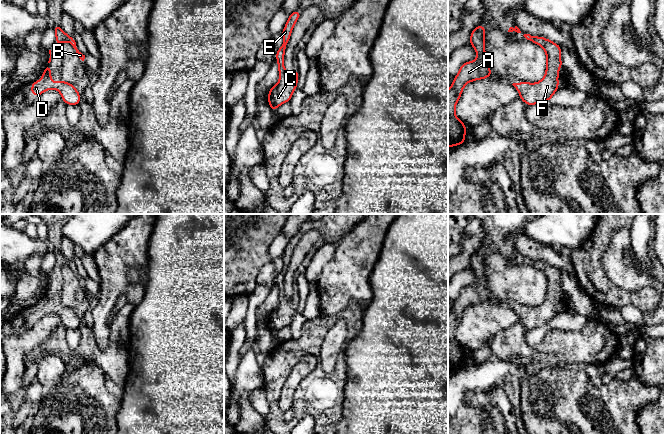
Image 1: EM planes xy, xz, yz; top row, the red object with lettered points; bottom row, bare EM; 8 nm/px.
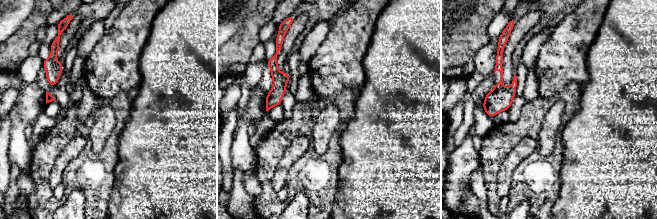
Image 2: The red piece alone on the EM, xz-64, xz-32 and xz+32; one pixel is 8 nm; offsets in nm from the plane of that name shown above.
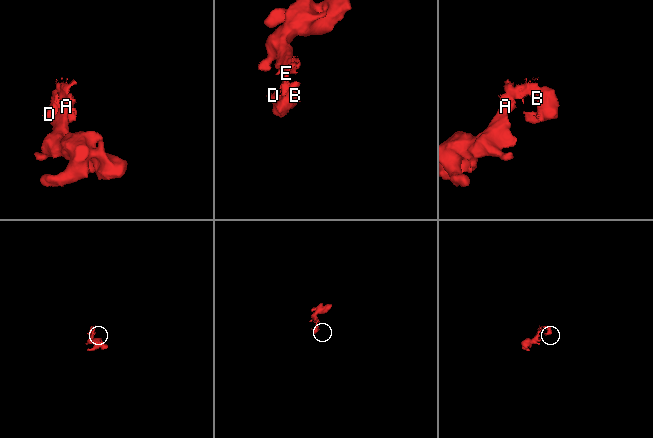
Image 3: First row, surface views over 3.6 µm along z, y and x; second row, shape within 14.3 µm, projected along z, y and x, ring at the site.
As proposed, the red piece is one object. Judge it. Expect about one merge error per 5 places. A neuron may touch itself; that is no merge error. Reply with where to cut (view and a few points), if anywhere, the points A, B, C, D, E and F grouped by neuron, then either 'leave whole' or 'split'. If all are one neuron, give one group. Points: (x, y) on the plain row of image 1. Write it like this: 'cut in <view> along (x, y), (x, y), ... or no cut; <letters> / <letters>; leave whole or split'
no cut; A B C D E F; leave whole

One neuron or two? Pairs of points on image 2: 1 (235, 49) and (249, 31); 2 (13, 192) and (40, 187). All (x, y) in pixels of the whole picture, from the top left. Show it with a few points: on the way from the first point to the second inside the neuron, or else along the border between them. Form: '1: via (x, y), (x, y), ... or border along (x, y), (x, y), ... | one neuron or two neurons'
1: via (239, 45), (248, 35) | one neuron
2: border along (27, 195), (28, 208) | two neurons

